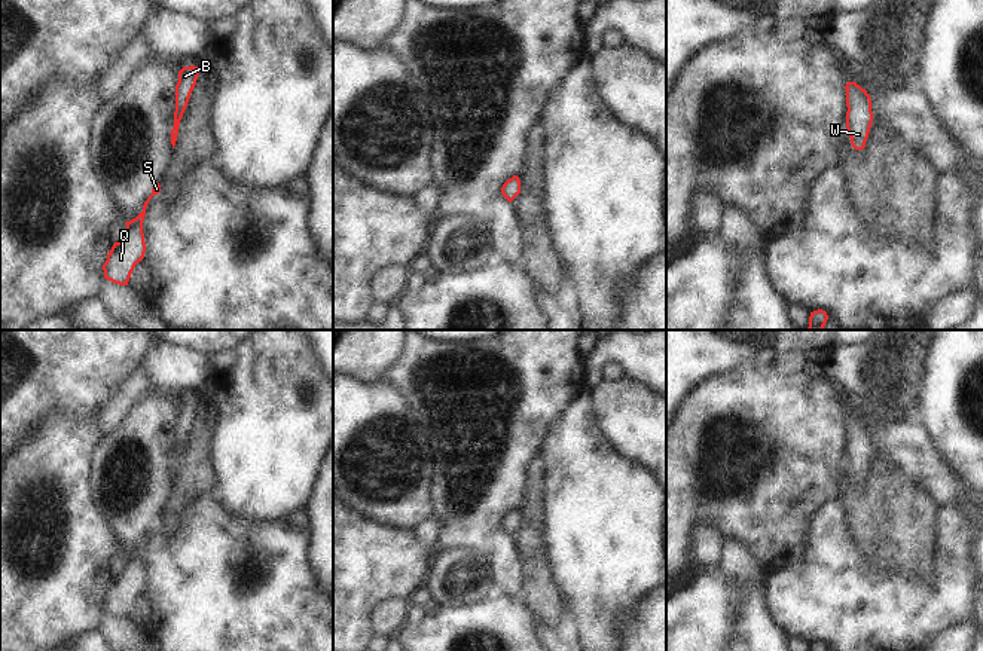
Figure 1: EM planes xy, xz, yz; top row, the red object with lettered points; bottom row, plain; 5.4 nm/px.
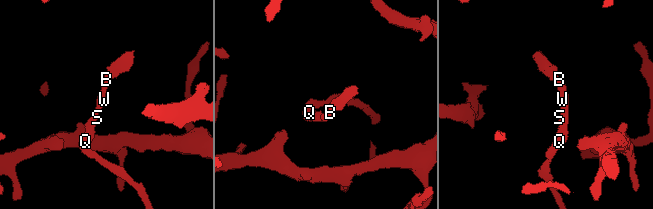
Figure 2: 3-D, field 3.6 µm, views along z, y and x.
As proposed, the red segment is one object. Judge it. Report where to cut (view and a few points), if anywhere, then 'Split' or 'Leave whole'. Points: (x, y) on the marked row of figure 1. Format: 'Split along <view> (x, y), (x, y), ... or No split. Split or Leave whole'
No split. Leave whole.

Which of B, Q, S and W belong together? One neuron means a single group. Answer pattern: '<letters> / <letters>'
B Q S W

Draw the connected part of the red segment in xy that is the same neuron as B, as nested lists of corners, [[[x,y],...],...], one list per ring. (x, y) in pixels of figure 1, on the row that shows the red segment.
[[[195,65],[183,67],[178,71],[178,82],[175,85],[174,126],[171,129],[173,149],[174,149],[175,141],[177,141],[180,120],[183,117],[186,107],[187,107],[190,94],[196,85],[198,74],[199,74],[199,68]]]

